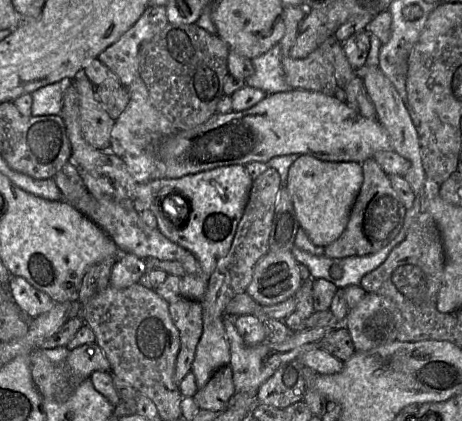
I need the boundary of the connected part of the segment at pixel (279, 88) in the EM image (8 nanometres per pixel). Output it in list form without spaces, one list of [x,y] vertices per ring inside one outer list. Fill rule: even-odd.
[[[279,43],[252,61],[254,73],[245,80],[245,85],[261,89],[266,94],[293,90],[285,79]]]

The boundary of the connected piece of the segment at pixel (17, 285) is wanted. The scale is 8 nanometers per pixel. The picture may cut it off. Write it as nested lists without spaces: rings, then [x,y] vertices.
[[[12,276],[9,286],[15,302],[28,318],[49,311],[55,303],[46,293],[36,289],[23,277]]]

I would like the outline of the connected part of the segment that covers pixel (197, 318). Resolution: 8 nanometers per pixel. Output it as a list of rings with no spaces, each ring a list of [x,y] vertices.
[[[179,296],[169,303],[169,315],[179,332],[180,348],[176,357],[174,379],[177,384],[191,370],[196,347],[203,332],[202,304]]]

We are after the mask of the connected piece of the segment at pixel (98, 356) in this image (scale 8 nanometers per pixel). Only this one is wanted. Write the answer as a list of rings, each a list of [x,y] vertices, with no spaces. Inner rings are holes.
[[[96,342],[71,349],[66,359],[59,363],[52,362],[40,348],[33,350],[29,354],[29,358],[32,378],[40,395],[43,399],[57,402],[66,401],[76,387],[89,378],[92,372],[98,370],[110,372],[110,363]]]

